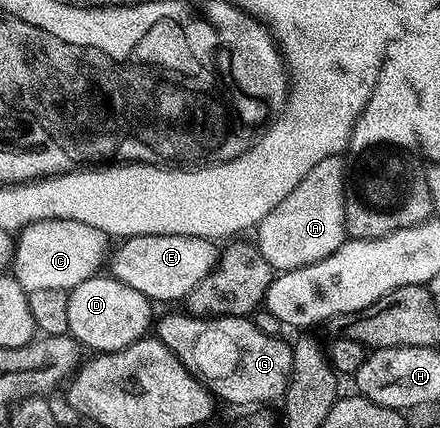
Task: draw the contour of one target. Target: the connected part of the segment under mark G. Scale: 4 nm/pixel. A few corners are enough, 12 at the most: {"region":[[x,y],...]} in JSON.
{"region":[[169,313],[162,341],[233,405],[284,398],[293,345],[249,317]]}

